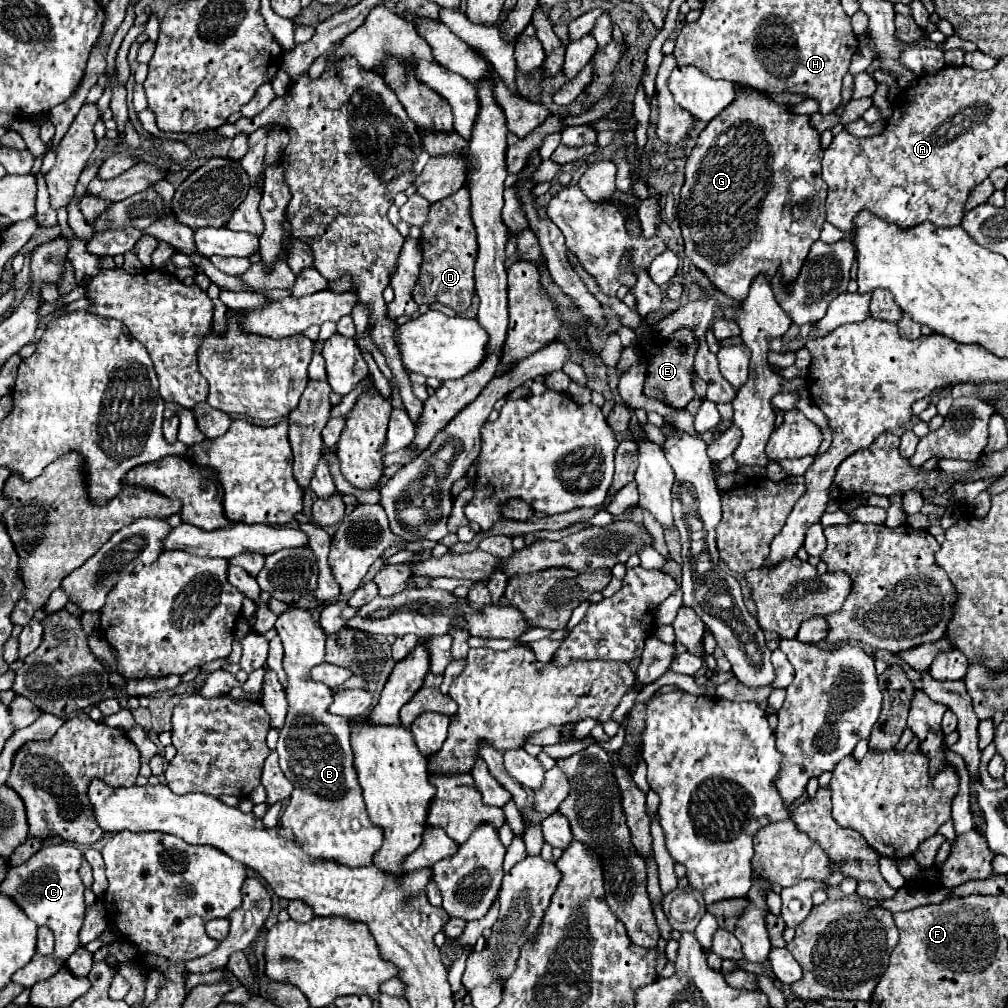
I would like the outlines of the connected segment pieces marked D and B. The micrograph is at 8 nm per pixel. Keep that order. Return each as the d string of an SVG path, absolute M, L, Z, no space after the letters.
M463 186L453 196L431 204L429 220L421 226L421 230L423 230L421 238L423 264L417 286L413 288L413 300L417 304L443 302L457 314L465 312L475 294L473 264L477 258L477 238L475 238L475 226L471 222L467 188Z
M303 608L283 612L275 622L275 630L285 648L285 696L289 700L287 718L279 730L277 752L283 774L295 786L281 816L281 826L293 832L293 838L307 848L309 856L339 860L339 864L347 864L349 868L375 866L373 856L383 844L383 828L371 824L361 800L361 786L349 746L347 718L329 712L333 700L331 688L311 680L311 668L325 662L325 632L311 618L309 610Z

